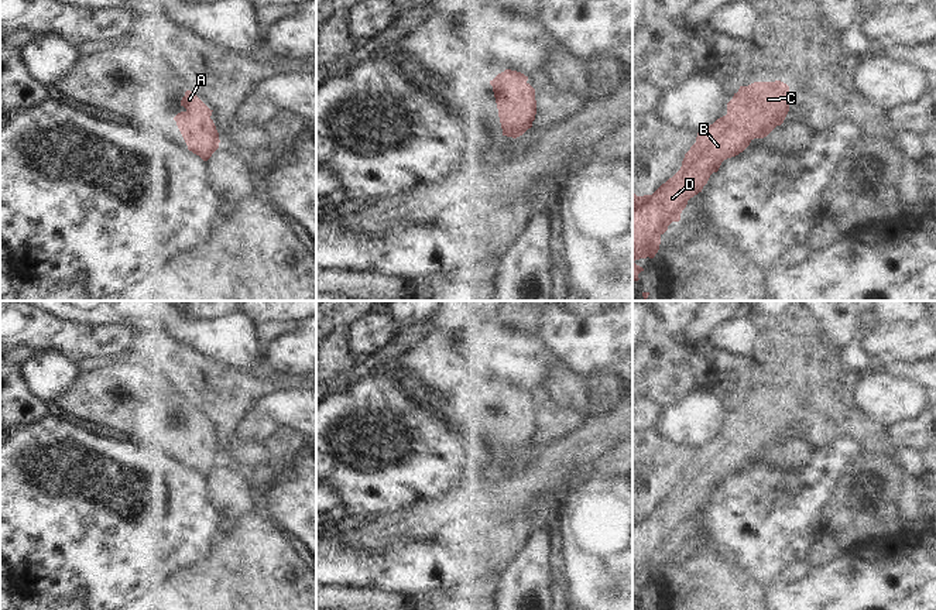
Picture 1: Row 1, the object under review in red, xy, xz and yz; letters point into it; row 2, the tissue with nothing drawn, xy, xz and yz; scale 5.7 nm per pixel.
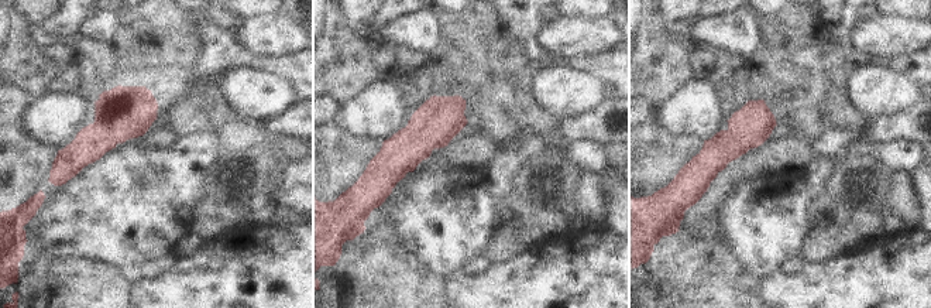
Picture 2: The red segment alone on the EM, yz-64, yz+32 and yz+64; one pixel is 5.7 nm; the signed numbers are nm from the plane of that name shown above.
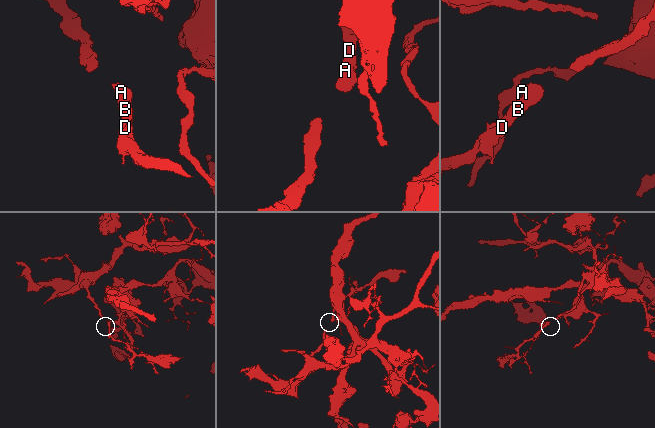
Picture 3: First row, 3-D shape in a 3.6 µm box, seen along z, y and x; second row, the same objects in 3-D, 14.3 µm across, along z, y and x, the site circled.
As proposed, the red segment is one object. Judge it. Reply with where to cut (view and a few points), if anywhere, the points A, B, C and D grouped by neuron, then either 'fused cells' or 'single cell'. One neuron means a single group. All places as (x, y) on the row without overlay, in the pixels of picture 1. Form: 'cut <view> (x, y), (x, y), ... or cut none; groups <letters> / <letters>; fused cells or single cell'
cut none; groups A B C D; single cell

